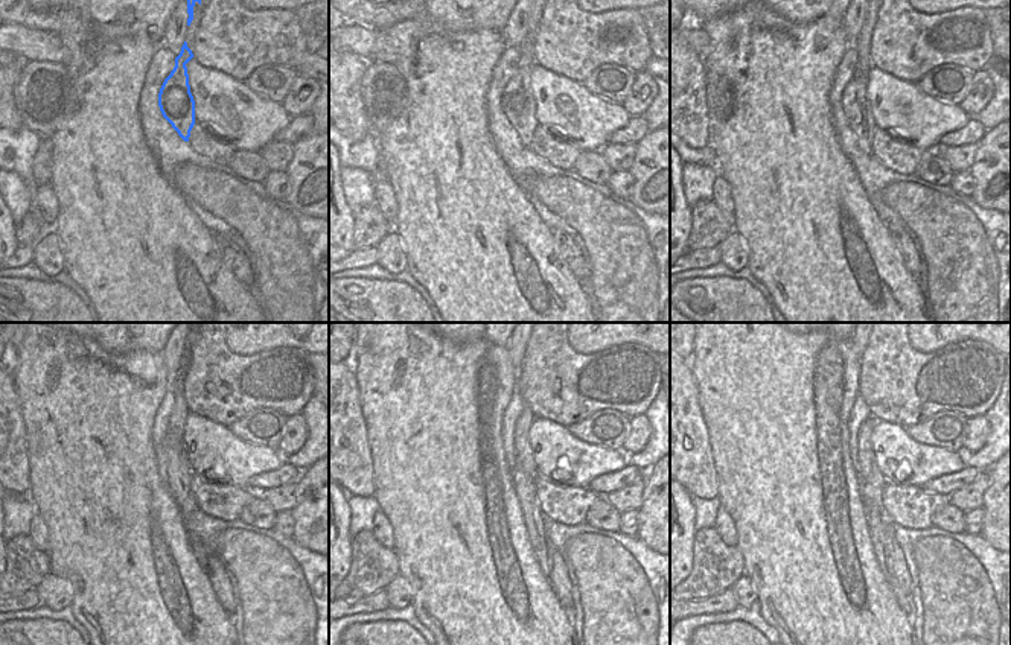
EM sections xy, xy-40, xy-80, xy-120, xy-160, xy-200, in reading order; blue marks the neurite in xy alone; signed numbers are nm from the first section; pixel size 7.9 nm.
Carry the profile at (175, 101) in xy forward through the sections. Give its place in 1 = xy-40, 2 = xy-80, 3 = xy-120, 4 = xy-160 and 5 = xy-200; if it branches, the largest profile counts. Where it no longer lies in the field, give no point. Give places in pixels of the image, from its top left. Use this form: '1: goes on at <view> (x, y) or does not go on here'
1: goes on at xy-40 (516, 101)
2: goes on at xy-80 (854, 104)
3: goes on at xy-120 (178, 472)
4: goes on at xy-160 (524, 486)
5: goes on at xy-200 (877, 522)

